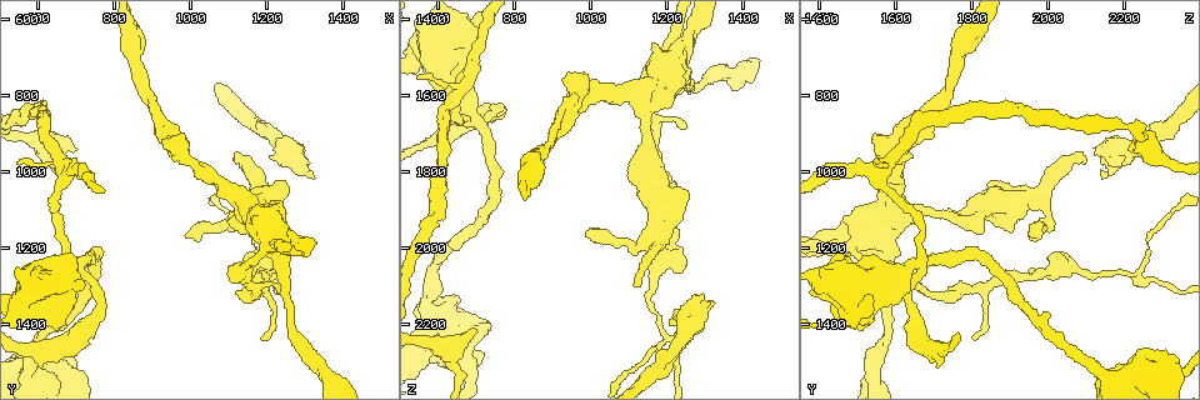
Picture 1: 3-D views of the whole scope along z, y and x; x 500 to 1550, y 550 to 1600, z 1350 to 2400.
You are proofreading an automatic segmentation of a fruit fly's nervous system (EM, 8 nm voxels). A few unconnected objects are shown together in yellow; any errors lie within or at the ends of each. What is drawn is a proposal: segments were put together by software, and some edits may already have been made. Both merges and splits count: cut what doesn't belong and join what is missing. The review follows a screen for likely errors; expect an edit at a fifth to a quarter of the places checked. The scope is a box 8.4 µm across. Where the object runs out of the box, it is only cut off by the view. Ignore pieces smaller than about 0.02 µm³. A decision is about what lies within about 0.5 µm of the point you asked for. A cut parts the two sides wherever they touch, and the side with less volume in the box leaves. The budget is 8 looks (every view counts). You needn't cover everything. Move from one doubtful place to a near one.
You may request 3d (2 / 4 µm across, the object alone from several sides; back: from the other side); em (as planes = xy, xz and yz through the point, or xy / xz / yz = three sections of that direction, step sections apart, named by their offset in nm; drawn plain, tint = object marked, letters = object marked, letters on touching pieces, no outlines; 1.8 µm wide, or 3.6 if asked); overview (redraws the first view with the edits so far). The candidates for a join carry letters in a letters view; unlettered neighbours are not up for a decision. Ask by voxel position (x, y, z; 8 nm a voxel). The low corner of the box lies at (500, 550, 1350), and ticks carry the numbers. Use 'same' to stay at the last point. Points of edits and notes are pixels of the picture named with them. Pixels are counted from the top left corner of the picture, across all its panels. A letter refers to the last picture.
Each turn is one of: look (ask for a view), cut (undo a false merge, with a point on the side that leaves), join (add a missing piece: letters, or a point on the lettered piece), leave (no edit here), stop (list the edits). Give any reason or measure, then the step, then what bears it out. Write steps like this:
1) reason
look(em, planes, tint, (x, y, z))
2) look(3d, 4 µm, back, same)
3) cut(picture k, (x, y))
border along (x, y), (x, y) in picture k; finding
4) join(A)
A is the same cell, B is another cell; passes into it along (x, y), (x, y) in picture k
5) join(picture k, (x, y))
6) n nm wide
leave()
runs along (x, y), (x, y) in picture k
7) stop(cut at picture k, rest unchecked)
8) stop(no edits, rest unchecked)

look(em, xy, step 8, letters, (705, 940, 2210))

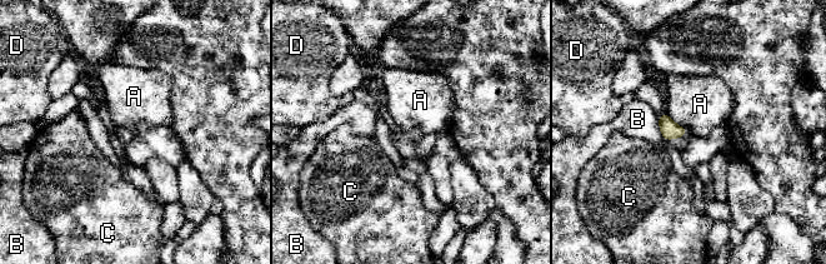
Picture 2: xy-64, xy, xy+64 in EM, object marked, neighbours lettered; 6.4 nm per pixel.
another direction
look(em, planes, letters, same)

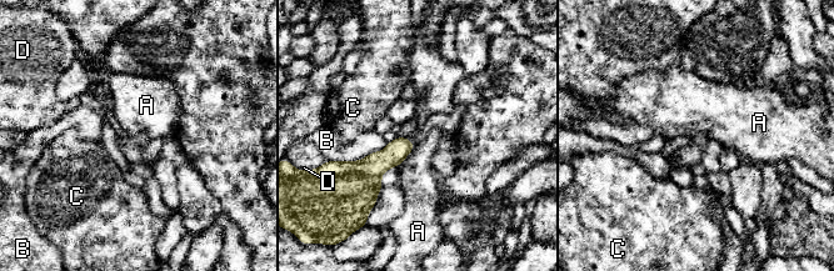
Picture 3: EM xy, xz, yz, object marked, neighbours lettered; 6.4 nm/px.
leave()
A, B, C and D are other cells; border along (408, 137), (413, 150), (399, 165) in picture 3; none of them fits

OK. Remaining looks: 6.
look(3d, 2 µm, (680, 1240, 1650))

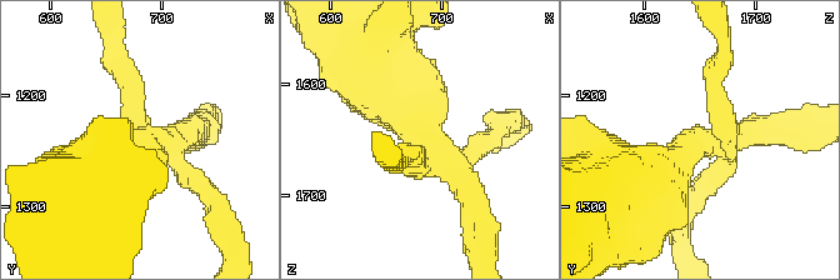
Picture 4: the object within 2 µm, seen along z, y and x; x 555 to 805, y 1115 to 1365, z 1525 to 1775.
4 arms
look(em, planes, tint, (682, 1244, 1654))

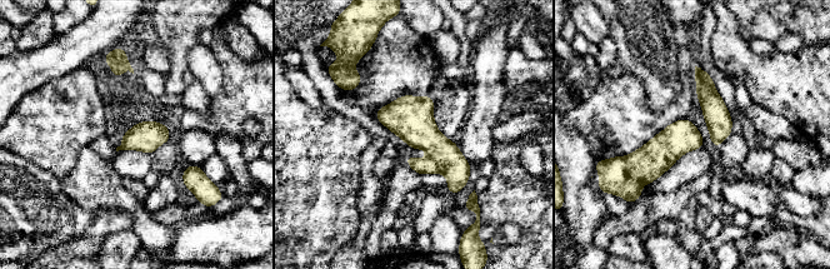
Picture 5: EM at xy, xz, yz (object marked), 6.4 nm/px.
see the neighbours
look(em, planes, letters, same)

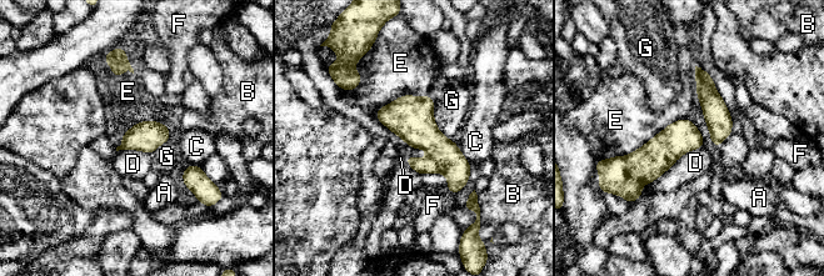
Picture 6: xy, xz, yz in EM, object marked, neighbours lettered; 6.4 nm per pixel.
E touches over 550 nm
cut(picture 6, (428, 165))
A, B, C, D, E, F and G are other cells; border along (429, 156), (440, 165), (442, 171) in picture 6; a second neuron is stuck on

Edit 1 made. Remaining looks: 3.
look(3d, 4 µm, (1205, 1180, 1500))

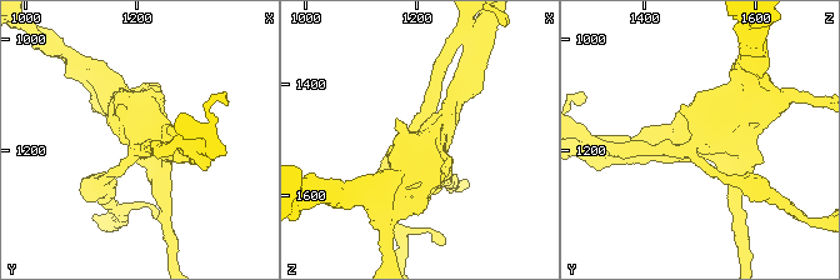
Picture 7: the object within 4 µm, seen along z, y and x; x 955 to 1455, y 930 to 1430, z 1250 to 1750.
need the tissue
look(em, 3.6 µm, xy, step 4, tint, (1210, 1180, 1495))

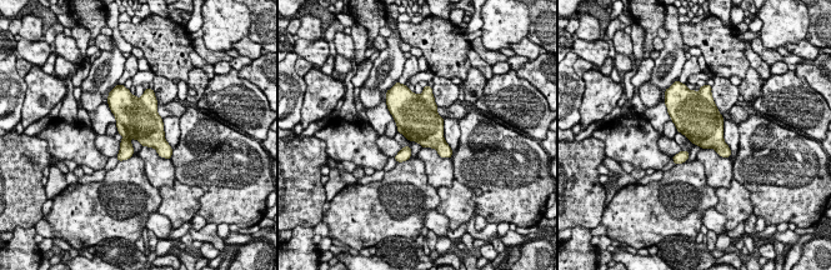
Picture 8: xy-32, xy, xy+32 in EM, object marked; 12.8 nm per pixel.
see the neighbours
look(em, 3.6 µm, xy, step 4, letters, same)

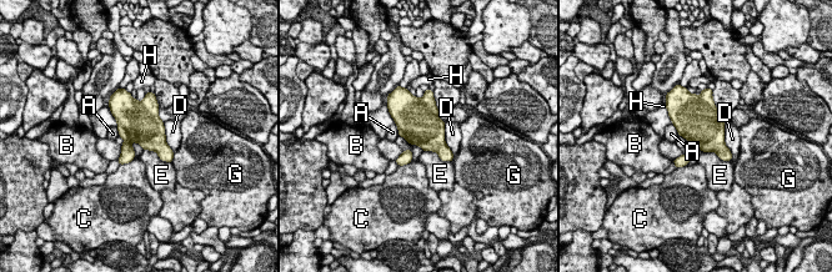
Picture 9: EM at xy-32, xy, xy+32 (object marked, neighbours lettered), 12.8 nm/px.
leave()
A, B, C, D, E, G and H are other cells; all the same neuron

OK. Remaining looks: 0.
stop(cut at picture 6, rest unchecked)

